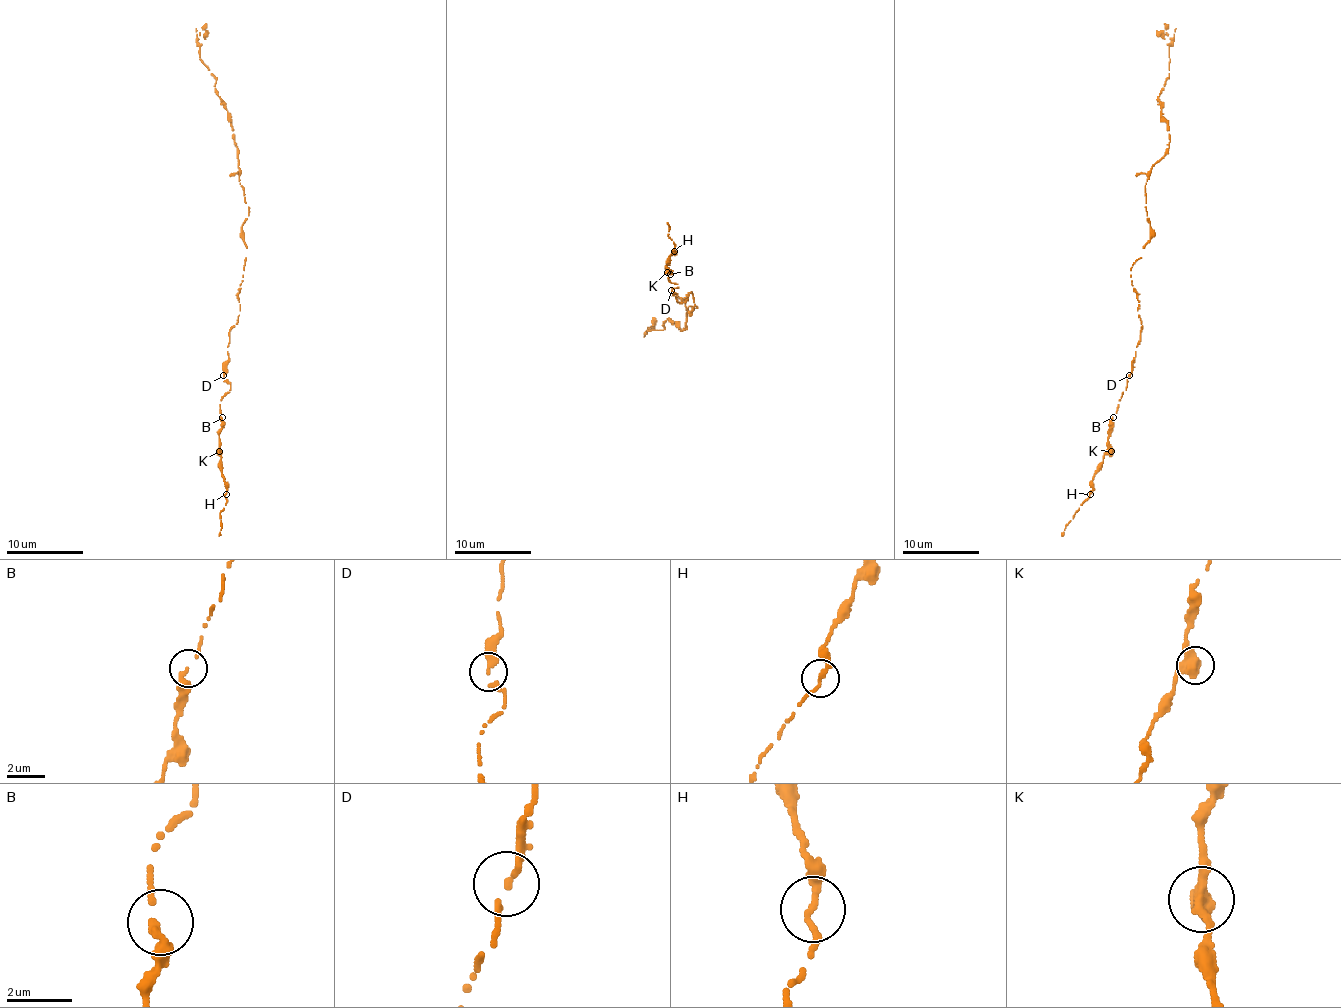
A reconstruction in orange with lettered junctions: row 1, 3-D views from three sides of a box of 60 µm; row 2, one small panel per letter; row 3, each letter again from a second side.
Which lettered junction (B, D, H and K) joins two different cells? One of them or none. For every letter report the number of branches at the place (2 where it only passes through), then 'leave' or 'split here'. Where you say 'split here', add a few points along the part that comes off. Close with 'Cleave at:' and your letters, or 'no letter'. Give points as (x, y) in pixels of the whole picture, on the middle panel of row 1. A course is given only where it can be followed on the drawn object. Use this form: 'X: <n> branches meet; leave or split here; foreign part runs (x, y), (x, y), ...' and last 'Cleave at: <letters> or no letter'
B: 2 branches meet; leave
D: 2 branches meet; leave
H: 2 branches meet; leave
K: 2 branches meet; leave
Cleave at: no letter

